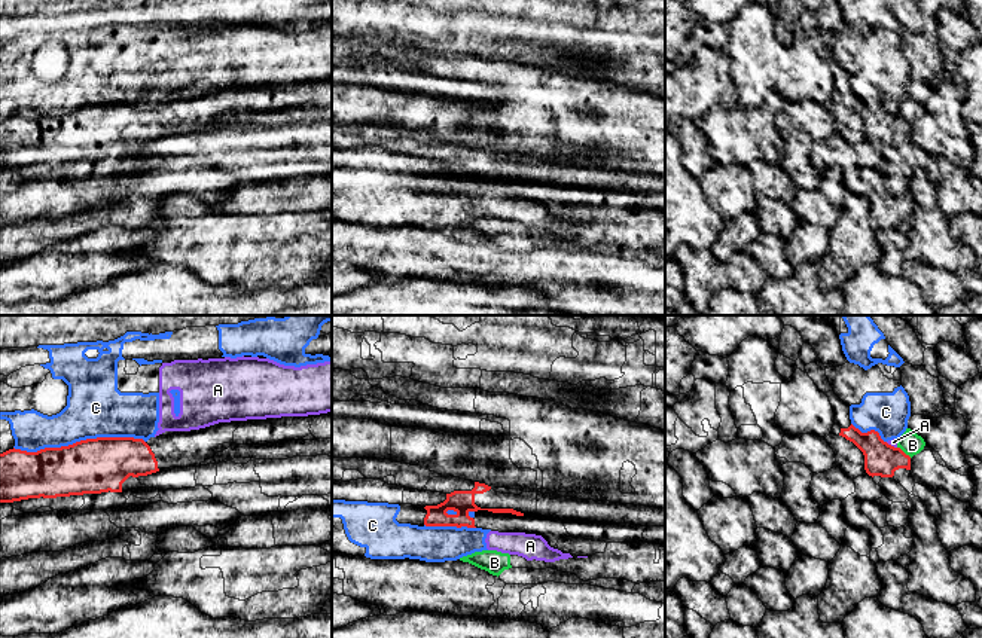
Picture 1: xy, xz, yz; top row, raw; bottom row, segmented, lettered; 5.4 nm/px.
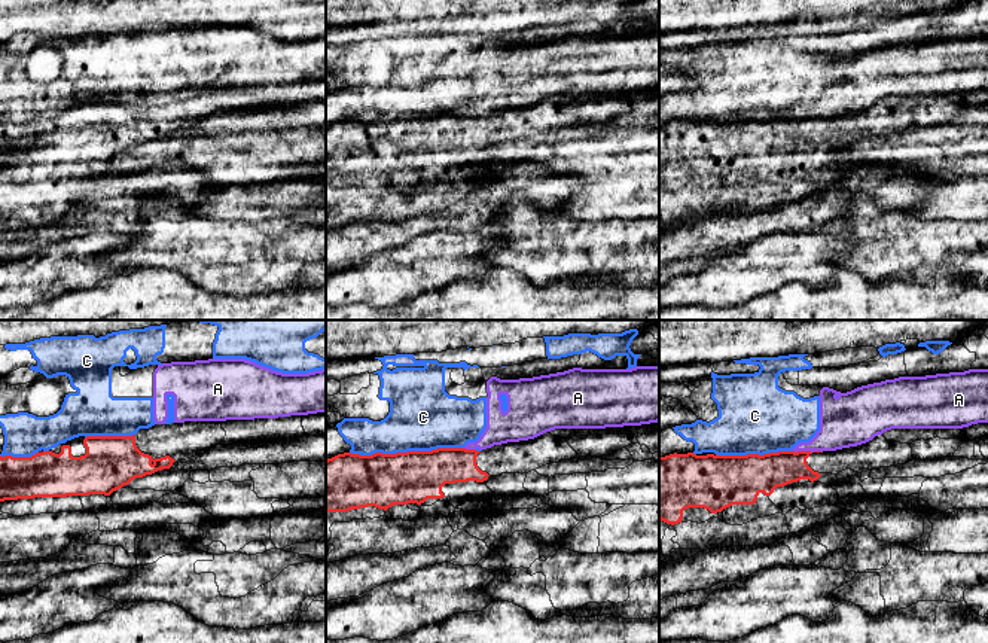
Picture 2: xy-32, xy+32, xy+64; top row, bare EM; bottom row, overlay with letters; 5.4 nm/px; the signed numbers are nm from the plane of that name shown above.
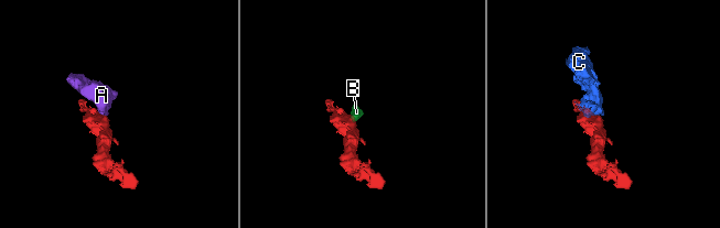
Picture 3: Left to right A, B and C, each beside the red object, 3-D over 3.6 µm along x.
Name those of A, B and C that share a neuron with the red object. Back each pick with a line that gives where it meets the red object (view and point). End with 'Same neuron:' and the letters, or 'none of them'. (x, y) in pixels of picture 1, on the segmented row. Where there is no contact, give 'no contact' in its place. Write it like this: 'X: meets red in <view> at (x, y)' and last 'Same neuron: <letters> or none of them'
B: meets red in yz at (903, 452)
Same neuron: B

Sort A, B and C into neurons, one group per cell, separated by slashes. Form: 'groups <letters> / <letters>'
groups A C / B

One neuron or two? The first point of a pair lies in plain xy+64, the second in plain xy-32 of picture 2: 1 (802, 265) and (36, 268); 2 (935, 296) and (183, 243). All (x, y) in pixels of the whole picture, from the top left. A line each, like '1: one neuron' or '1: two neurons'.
1: one neuron
2: two neurons

